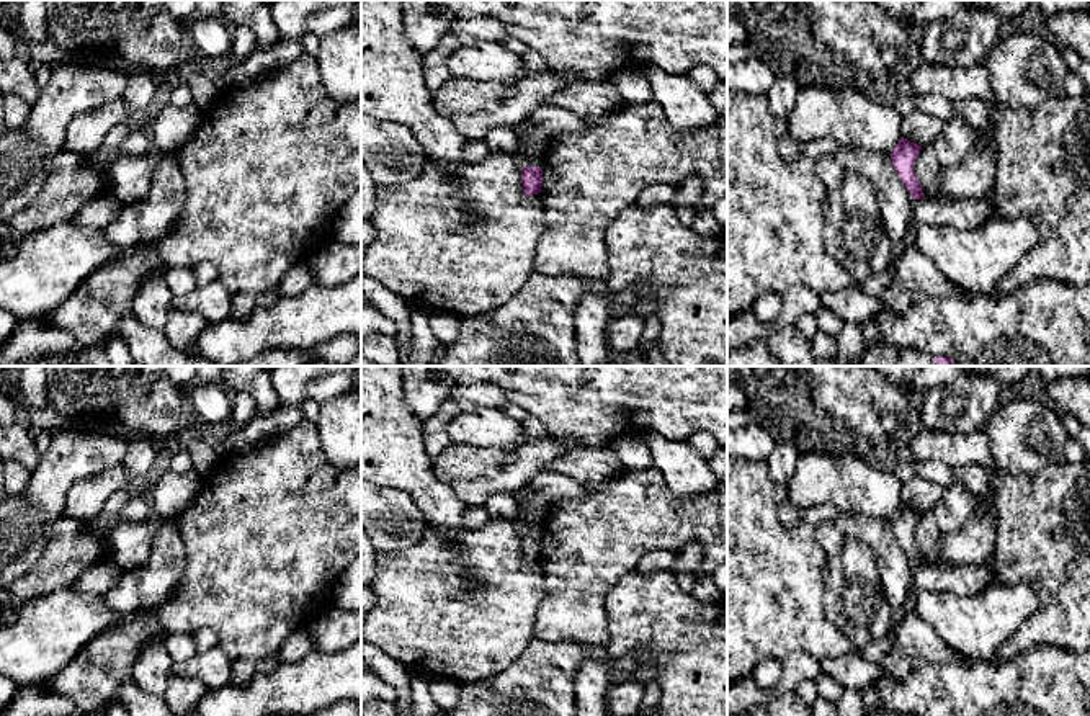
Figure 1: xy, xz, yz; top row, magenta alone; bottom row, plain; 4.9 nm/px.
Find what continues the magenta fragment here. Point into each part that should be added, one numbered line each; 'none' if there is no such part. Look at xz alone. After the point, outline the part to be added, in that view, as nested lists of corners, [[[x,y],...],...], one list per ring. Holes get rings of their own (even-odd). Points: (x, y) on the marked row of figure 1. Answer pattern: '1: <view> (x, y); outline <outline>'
none

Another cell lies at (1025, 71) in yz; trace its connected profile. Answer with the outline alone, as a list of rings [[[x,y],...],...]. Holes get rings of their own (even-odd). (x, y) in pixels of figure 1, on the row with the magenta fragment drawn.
[[[1002,34],[990,46],[984,62],[987,65],[995,106],[1036,110],[1046,101],[1065,95],[1069,67],[1062,59],[1061,49],[1044,38],[1034,34]]]

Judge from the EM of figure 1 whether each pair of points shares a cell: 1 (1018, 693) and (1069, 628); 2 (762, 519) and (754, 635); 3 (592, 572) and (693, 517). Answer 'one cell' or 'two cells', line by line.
1: two cells
2: one cell
3: one cell

